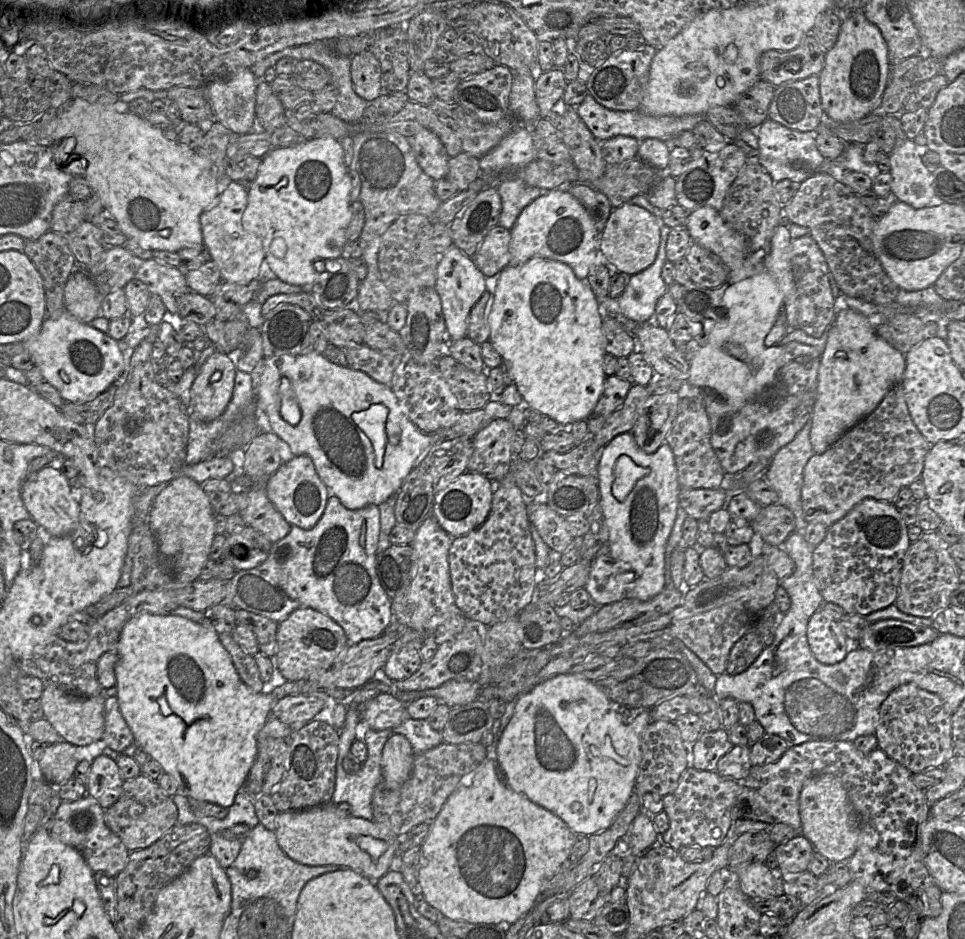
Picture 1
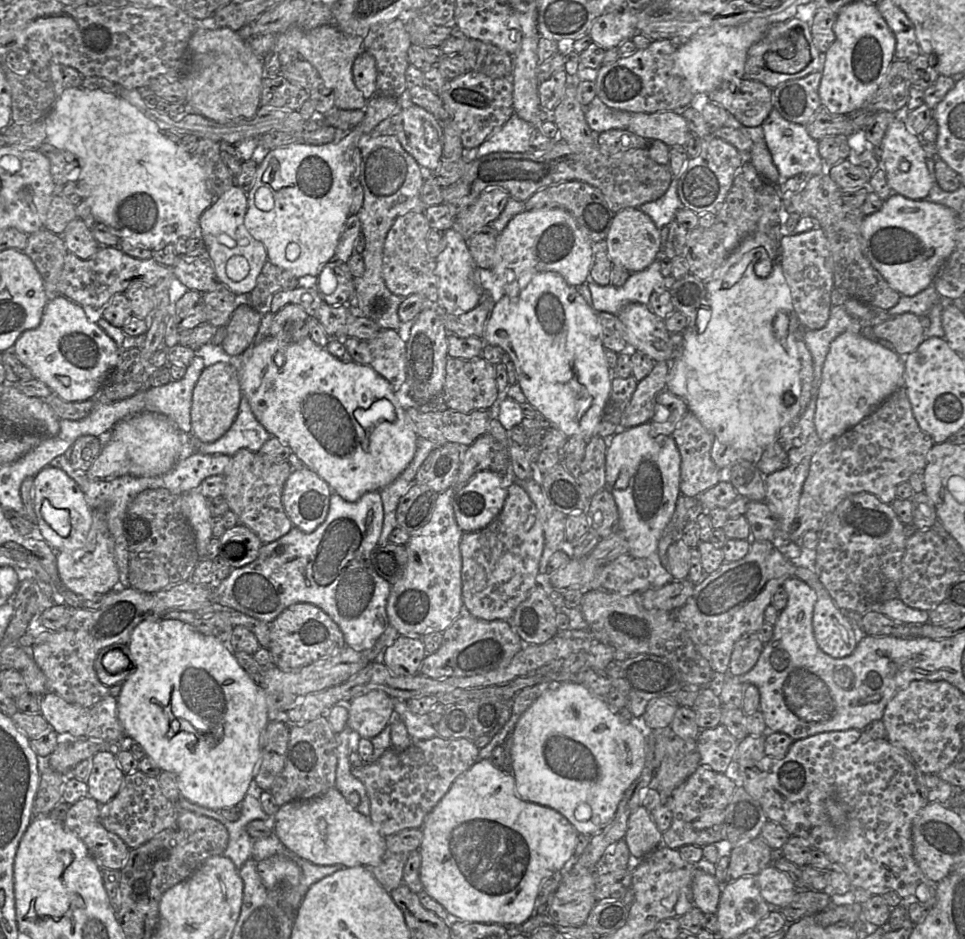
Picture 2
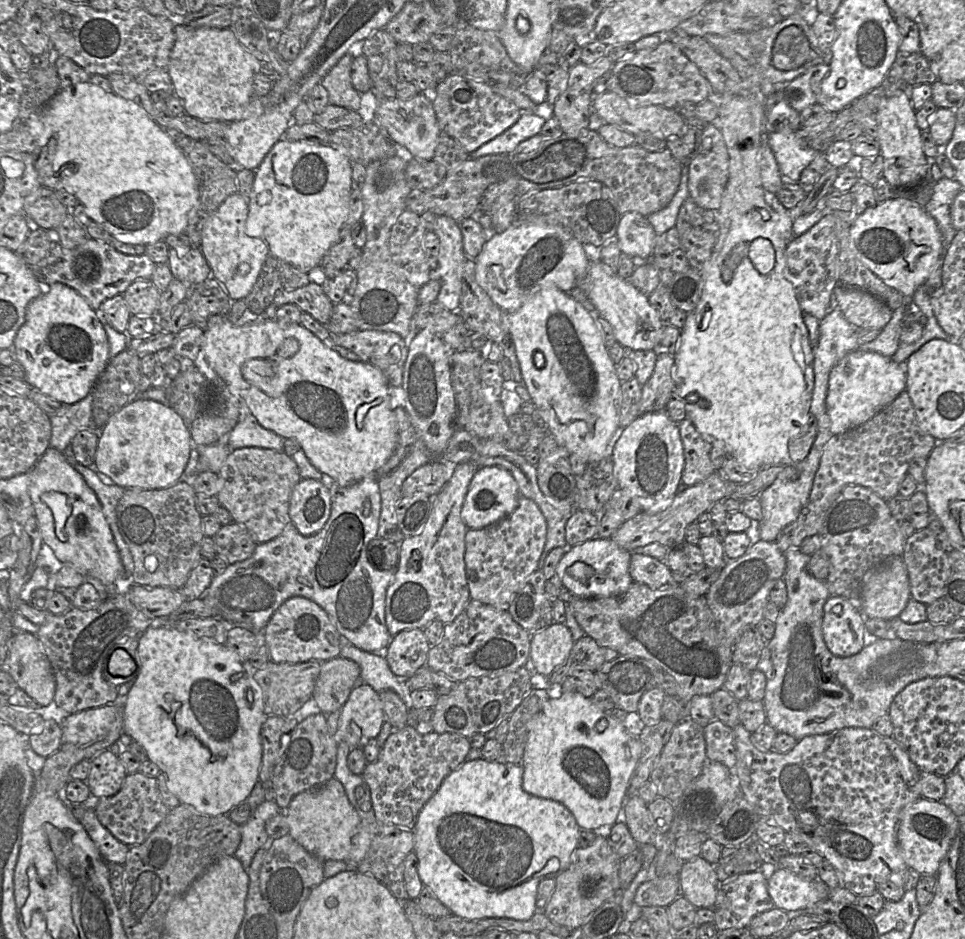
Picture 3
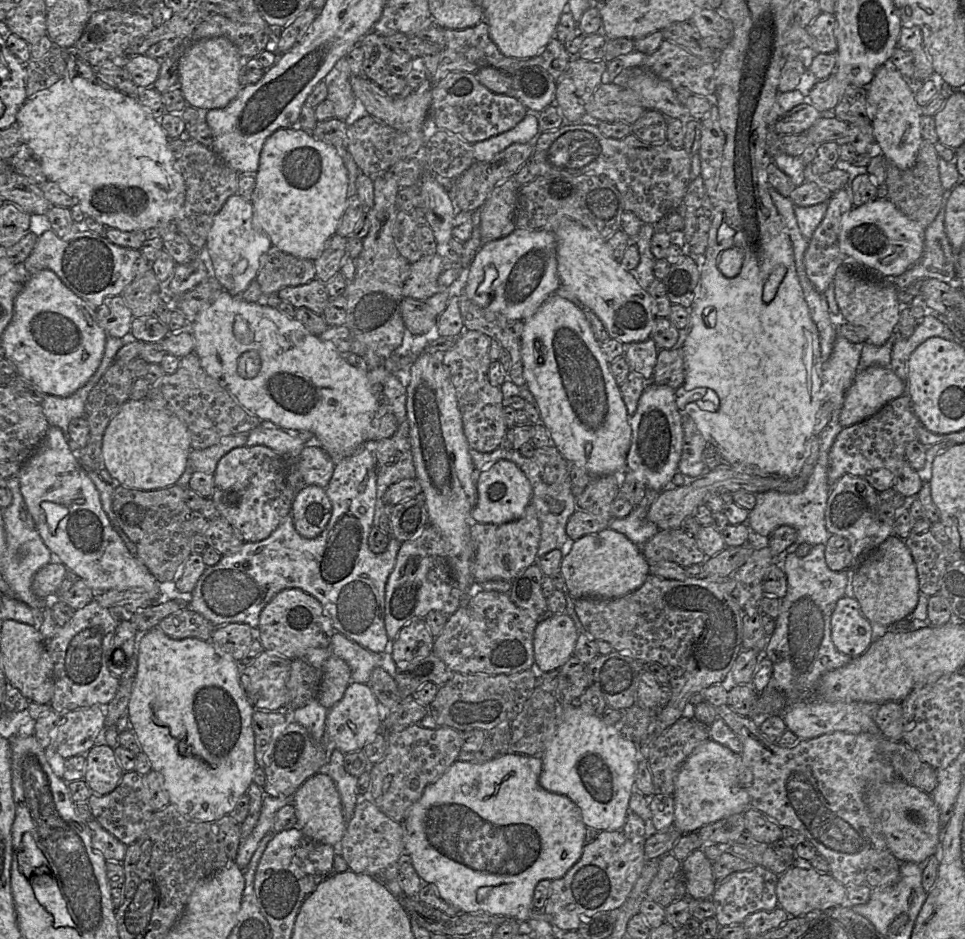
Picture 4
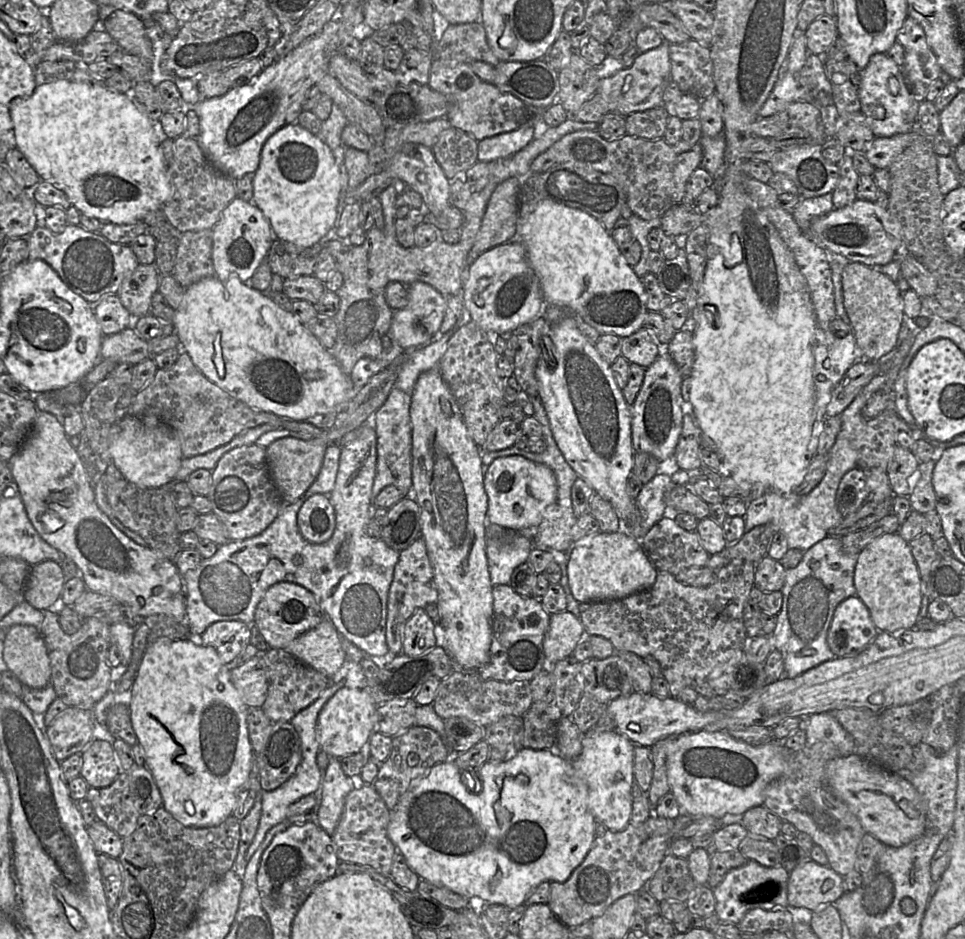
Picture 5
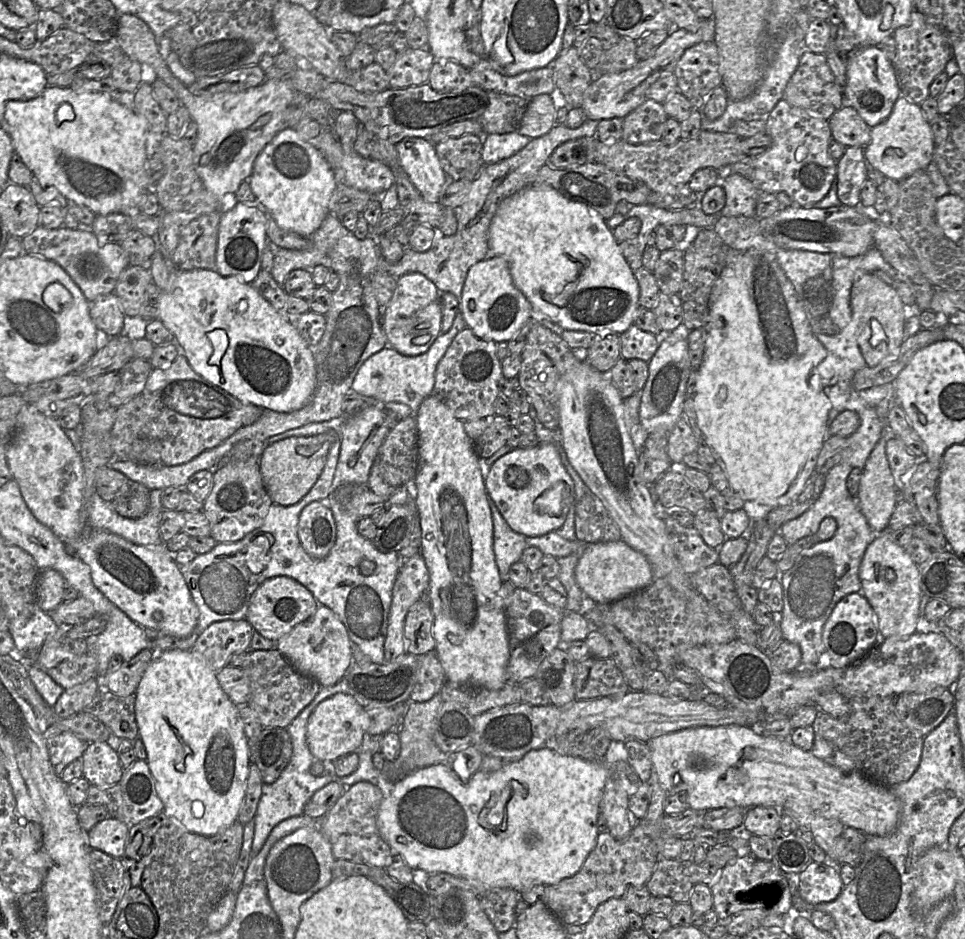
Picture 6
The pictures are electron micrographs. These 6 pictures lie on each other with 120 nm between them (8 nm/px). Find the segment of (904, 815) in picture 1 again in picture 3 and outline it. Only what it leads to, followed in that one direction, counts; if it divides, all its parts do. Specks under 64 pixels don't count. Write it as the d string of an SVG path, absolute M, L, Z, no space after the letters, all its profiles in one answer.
M741 723L732 731L740 794L760 818L781 827L786 833L797 835L828 861L837 872L840 887L857 896L871 895L891 874L902 874L905 891L916 887L920 874L909 869L903 859L897 841L897 825L901 811L921 797L921 771L892 736L882 736L871 728L849 727L805 736L791 751L781 754L772 749L759 751L751 742L751 733Z

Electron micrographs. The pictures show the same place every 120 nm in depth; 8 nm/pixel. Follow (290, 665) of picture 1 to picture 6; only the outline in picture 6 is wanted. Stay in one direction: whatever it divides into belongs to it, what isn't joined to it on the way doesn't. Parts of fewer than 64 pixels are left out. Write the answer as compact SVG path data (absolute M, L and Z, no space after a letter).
M276 576L265 580L255 590L250 599L246 619L260 635L277 642L296 625L309 619L318 605L311 592L302 584L287 576Z

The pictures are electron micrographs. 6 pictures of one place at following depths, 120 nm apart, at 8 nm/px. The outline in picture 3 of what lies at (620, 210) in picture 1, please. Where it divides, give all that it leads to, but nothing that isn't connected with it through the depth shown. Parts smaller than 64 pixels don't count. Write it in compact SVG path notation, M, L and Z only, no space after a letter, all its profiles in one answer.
M638 212L621 216L616 232L621 252L640 260L651 260L657 234L648 219Z

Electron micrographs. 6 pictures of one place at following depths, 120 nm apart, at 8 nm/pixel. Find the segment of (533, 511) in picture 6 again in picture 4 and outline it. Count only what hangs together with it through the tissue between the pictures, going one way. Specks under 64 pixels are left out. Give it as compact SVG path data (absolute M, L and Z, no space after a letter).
M499 460L477 475L477 503L472 510L474 523L505 524L523 516L530 504L533 489L524 472L513 462Z

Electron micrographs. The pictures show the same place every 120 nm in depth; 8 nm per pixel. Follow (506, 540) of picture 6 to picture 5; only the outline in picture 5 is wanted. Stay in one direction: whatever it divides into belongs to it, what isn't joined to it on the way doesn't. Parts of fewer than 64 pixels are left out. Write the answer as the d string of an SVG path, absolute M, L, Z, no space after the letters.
M489 524L486 530L486 555L490 580L494 586L510 584L514 570L526 563L534 548L529 536L518 533L510 543L504 543L498 533L504 528Z

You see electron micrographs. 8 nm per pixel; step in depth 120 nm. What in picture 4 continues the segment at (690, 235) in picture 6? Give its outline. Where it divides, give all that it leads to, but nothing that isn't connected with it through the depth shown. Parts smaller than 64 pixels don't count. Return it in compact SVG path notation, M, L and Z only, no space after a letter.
M889 199L854 207L841 224L839 246L853 263L882 276L899 276L921 257L925 229L905 216Z

